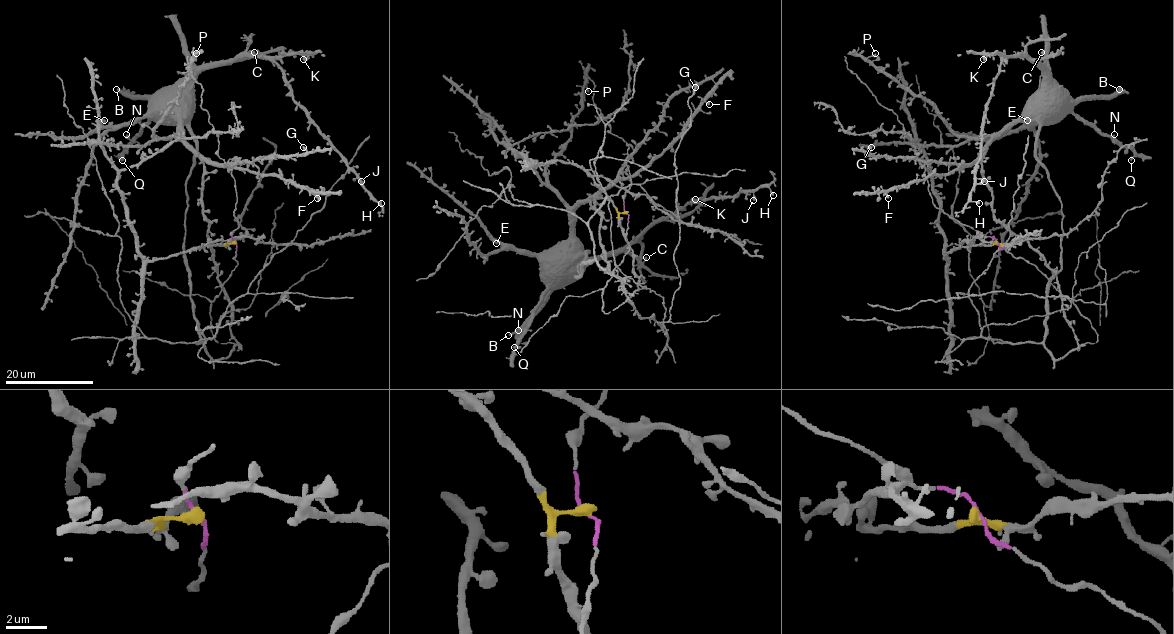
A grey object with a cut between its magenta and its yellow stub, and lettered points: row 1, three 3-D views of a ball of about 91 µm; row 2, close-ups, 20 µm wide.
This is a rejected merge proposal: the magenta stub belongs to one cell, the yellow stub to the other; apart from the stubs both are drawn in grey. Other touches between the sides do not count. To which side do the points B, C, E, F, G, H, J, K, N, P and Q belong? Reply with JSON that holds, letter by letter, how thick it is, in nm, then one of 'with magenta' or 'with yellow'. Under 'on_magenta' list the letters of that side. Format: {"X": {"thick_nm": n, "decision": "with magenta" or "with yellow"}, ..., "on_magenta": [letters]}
{"B": {"thick_nm": 440, "decision": "with magenta"}, "C": {"thick_nm": 440, "decision": "with magenta"}, "E": {"thick_nm": 440, "decision": "with magenta"}, "F": {"thick_nm": 400, "decision": "with magenta"}, "G": {"thick_nm": 550, "decision": "with magenta"}, "H": {"thick_nm": 400, "decision": "with magenta"}, "J": {"thick_nm": 440, "decision": "with magenta"}, "K": {"thick_nm": 440, "decision": "with magenta"}, "N": {"thick_nm": 380, "decision": "with magenta"}, "P": {"thick_nm": 360, "decision": "with magenta"}, "Q": {"thick_nm": 400, "decision": "with magenta"}, "on_magenta": ["B", "C", "E", "F", "G", "H", "J", "K", "N", "P", "Q"]}

